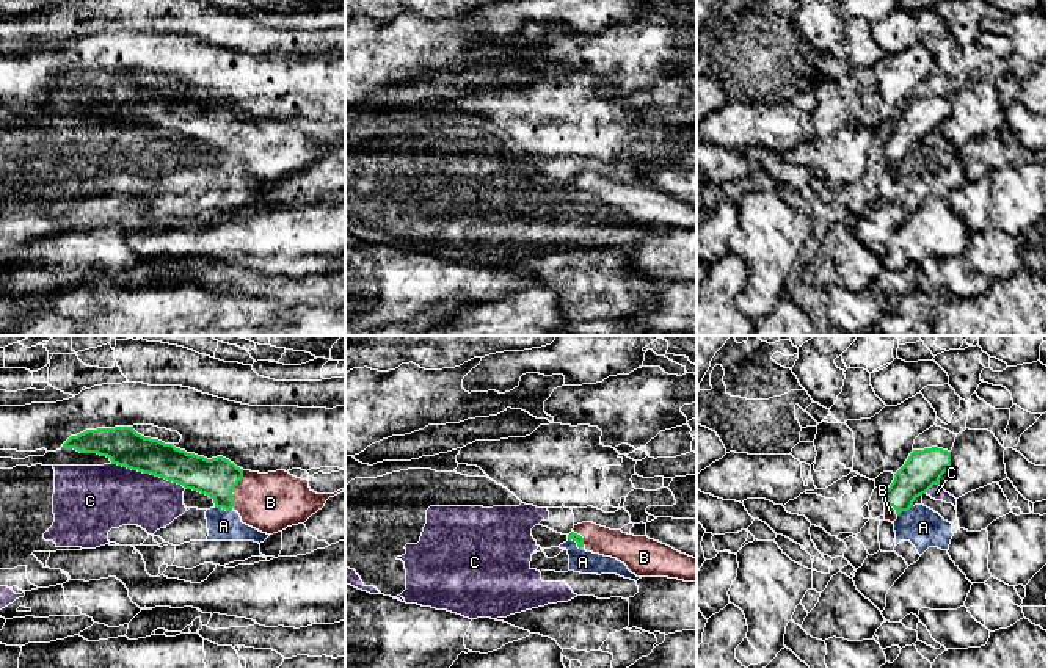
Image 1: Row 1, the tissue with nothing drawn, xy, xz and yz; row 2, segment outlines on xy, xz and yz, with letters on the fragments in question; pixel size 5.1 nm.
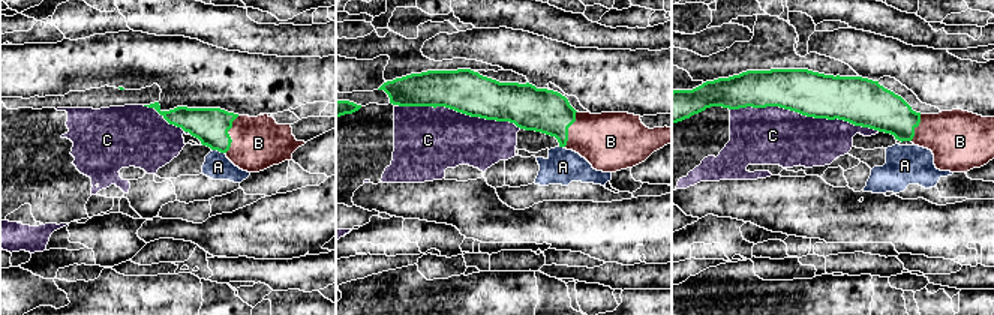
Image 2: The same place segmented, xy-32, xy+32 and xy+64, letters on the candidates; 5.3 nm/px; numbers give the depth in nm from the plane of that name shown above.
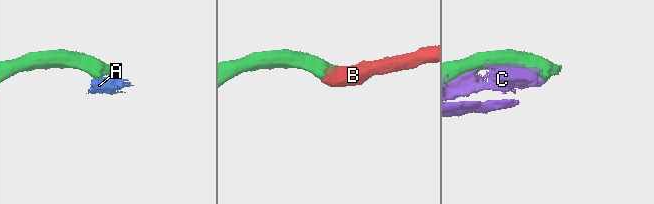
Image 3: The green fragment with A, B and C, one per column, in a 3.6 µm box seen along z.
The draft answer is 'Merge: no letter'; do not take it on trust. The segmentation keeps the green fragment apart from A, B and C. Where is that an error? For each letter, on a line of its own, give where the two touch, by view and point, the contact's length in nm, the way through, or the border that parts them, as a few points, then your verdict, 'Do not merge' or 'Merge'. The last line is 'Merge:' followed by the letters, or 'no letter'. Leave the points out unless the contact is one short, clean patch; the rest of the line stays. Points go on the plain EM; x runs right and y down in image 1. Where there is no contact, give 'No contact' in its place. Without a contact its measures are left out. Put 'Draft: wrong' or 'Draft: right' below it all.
A: Touches green at xy (223, 157). Shared border 90 nm. Boundary: xy (215, 156), (231, 159). Do not merge
B: Touches green at xy (232, 137). Shared border 220 nm. Path across: xy (217, 126), (232, 137), (270, 151). Merge
C: Touches green at xy (149, 121). Shared border 400 nm. Do not merge
Merge: B
Draft: wrong

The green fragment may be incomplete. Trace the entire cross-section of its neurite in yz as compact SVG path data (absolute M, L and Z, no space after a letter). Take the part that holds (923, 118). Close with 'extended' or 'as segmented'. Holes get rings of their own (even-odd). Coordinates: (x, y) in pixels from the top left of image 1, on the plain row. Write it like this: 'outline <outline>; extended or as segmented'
outline M932 96L913 99L905 113L894 122L894 129L883 143L885 169L894 171L902 160L933 133L951 114L951 100Z; extended

